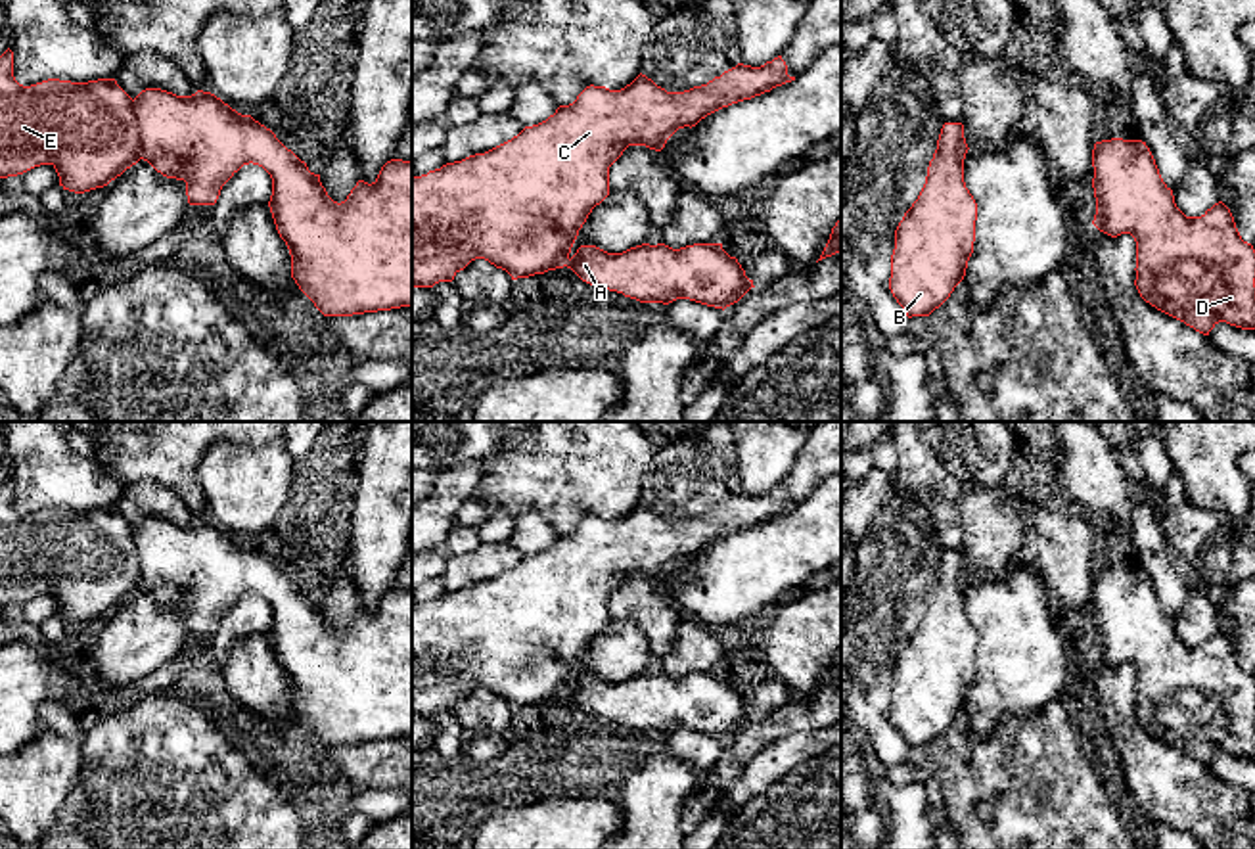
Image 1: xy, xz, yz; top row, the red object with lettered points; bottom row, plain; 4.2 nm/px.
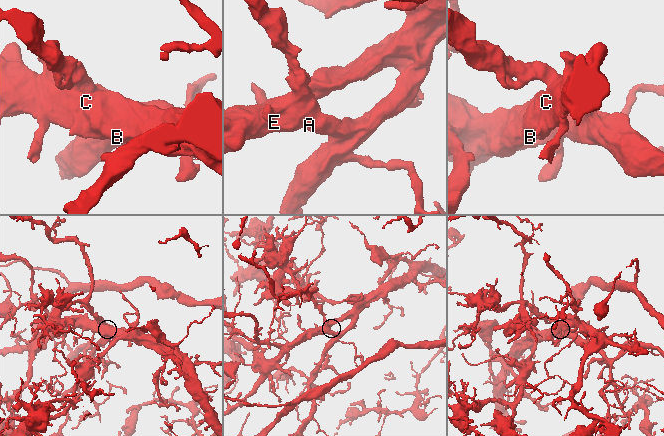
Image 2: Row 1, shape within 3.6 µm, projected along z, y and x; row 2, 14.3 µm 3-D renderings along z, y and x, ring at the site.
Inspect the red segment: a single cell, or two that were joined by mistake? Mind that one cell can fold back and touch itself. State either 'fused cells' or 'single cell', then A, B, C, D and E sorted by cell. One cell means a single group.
single cell; groups A B C D E

